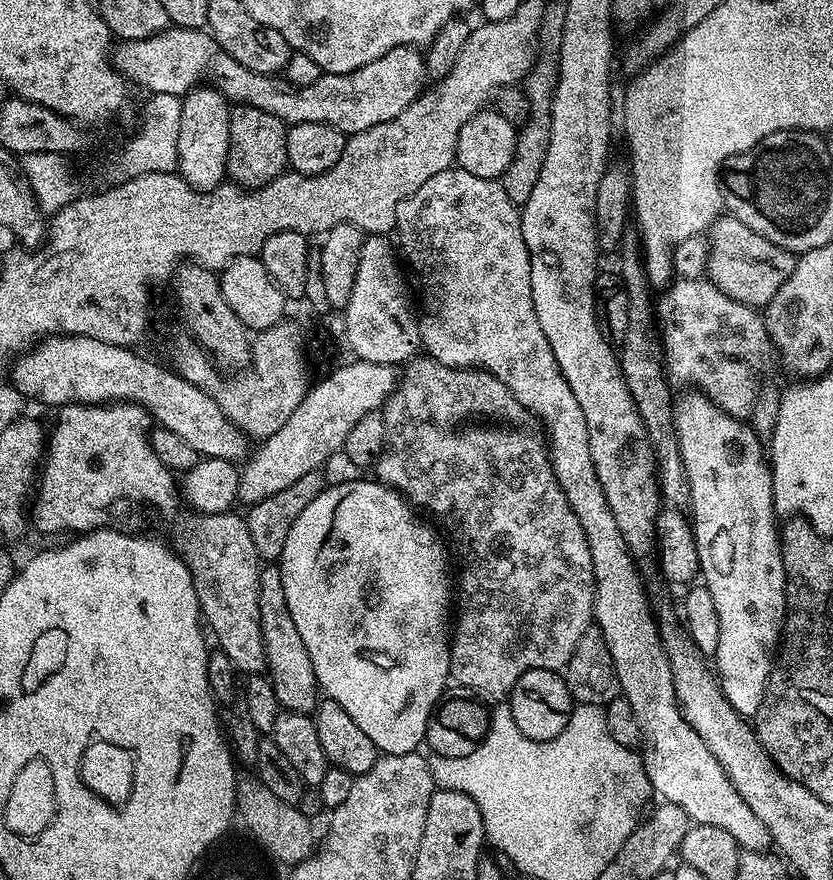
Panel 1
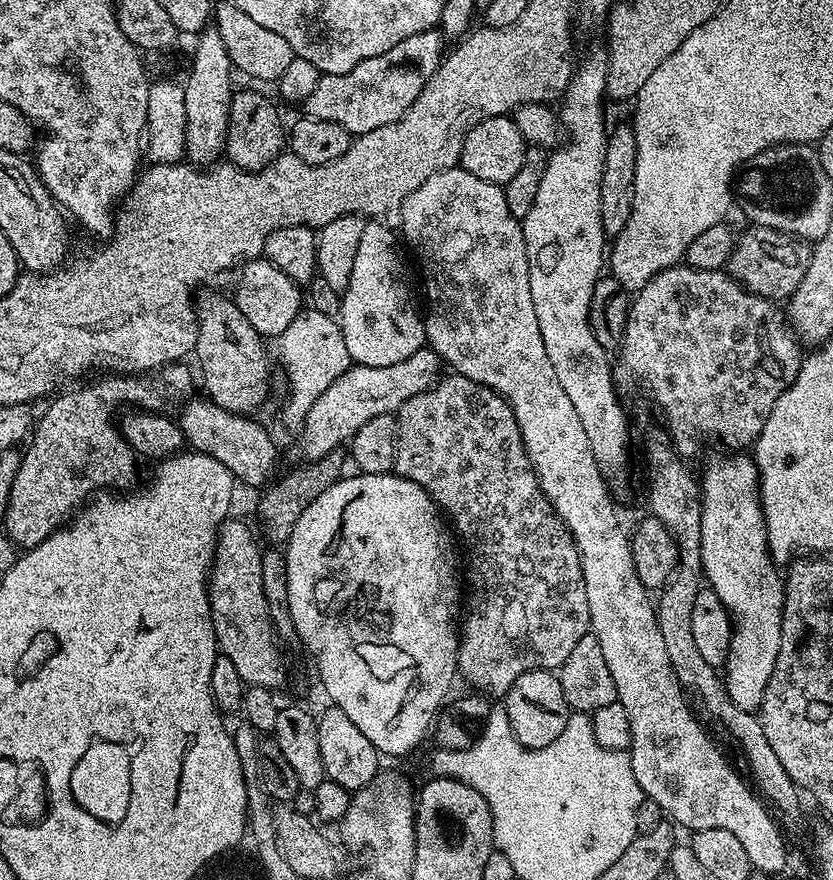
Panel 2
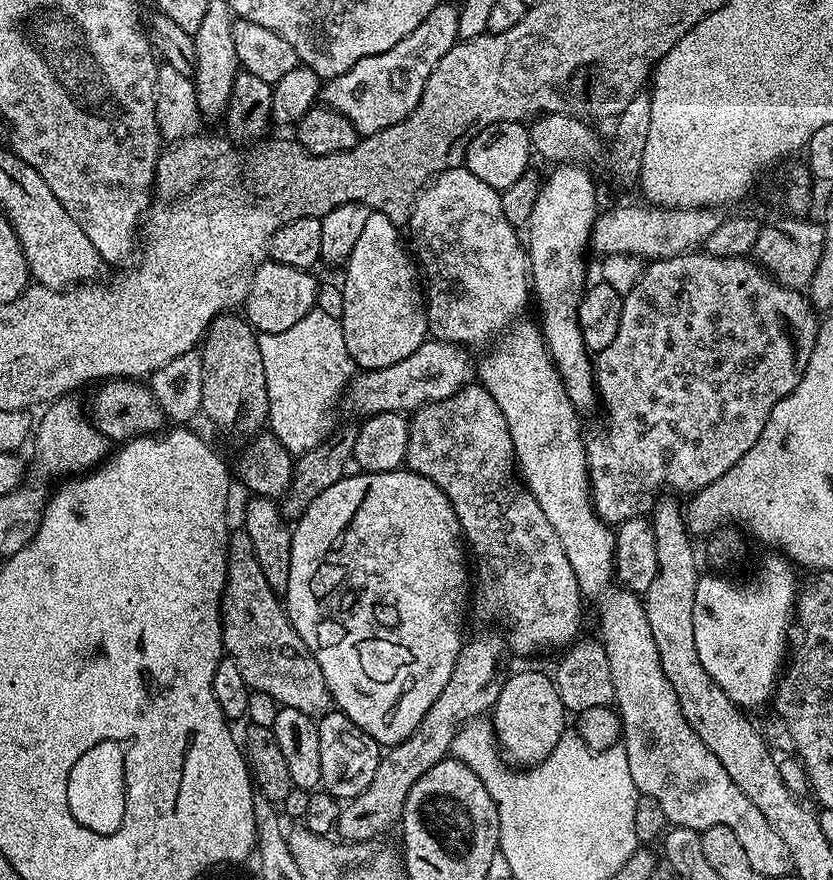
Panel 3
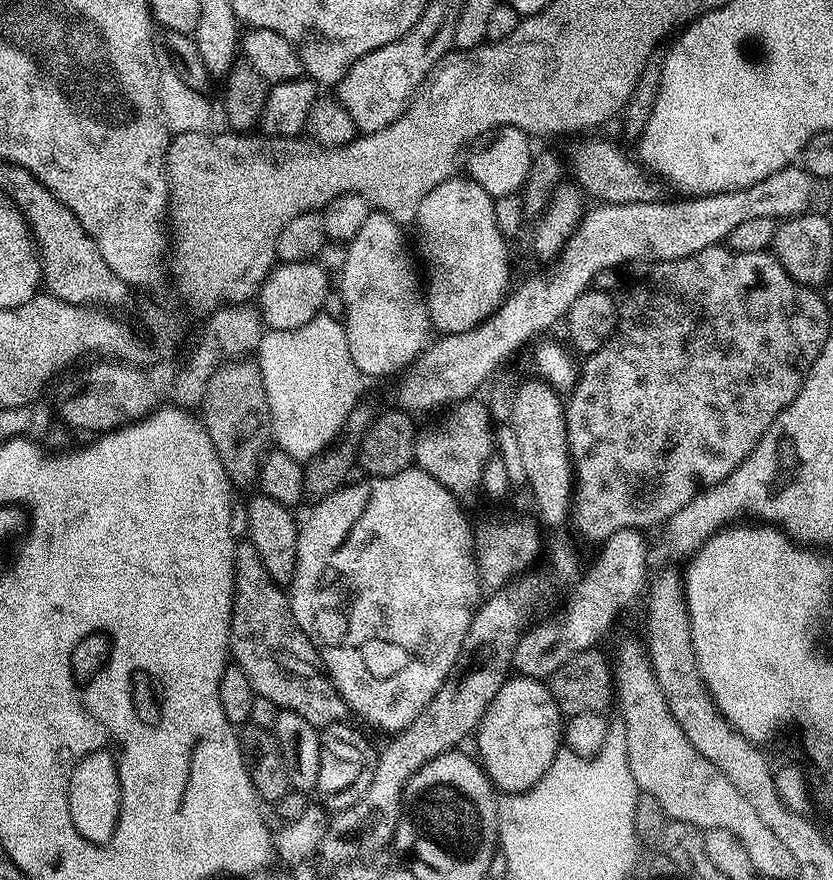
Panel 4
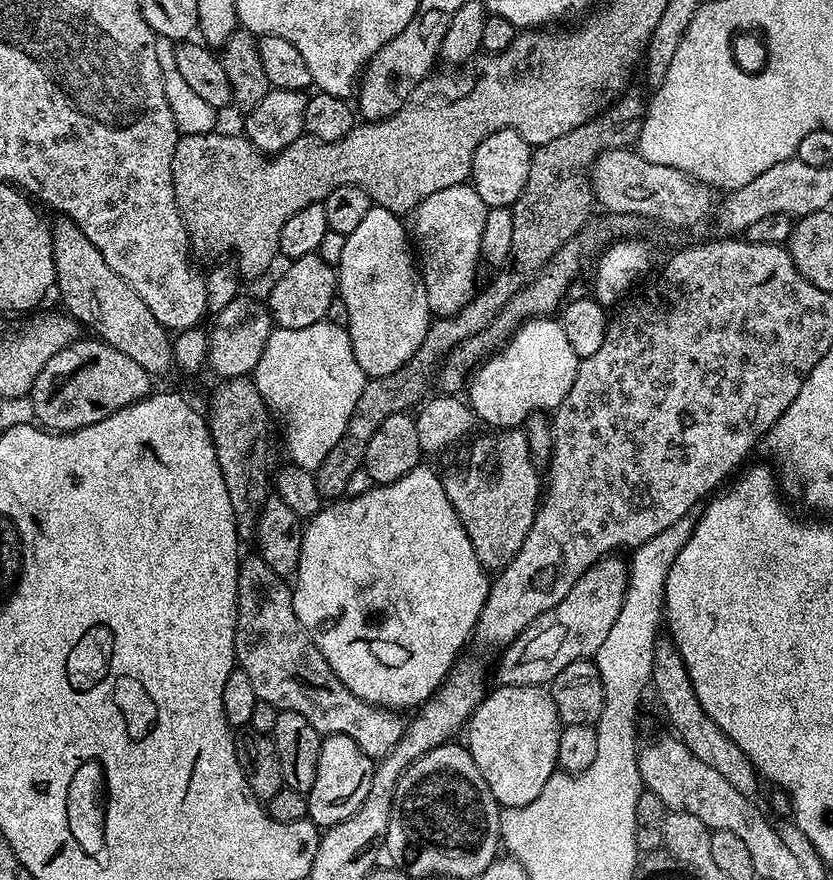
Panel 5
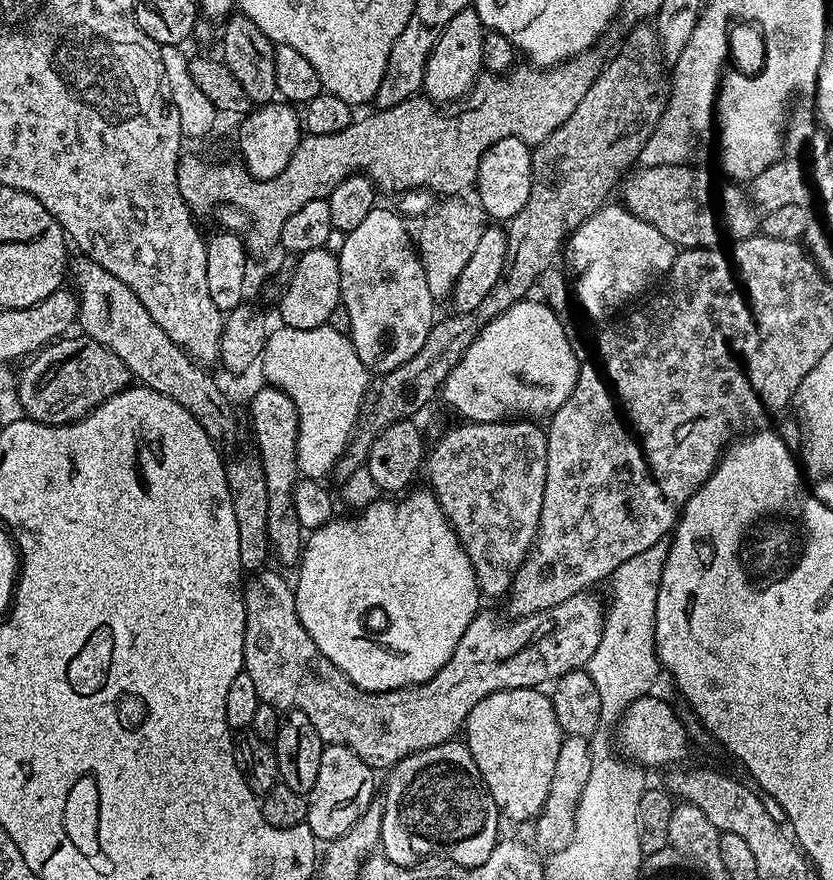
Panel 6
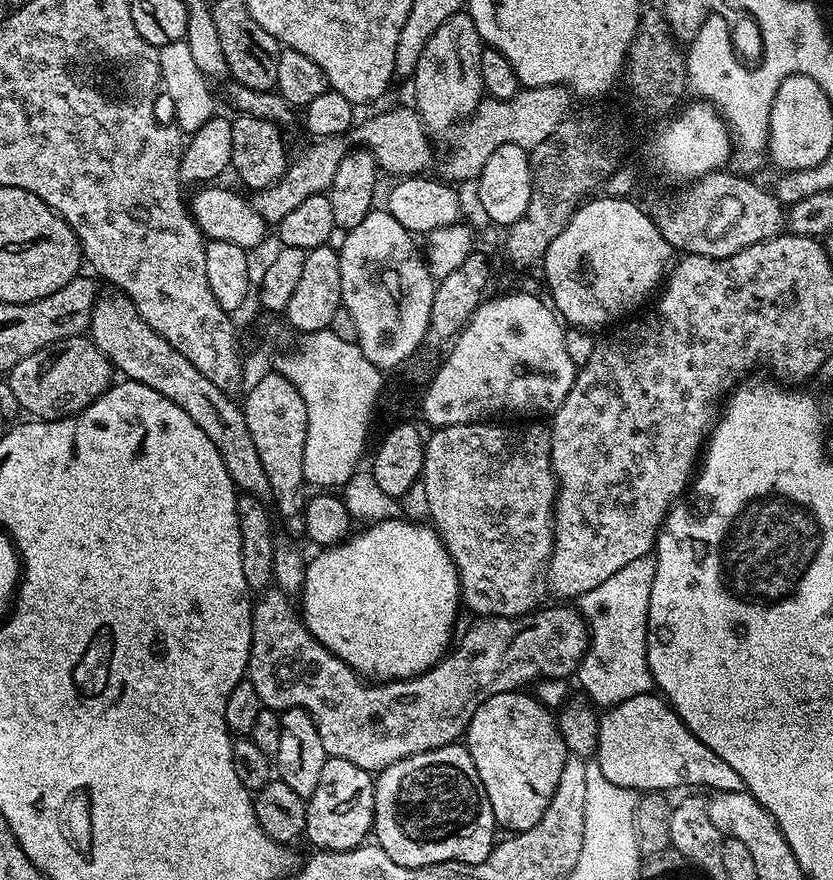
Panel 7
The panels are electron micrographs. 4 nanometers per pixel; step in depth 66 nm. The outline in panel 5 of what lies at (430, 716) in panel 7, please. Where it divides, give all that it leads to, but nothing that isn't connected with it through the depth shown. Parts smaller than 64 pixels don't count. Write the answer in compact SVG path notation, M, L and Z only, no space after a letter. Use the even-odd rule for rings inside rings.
M258 554L245 555L240 561L238 574L238 598L236 599L236 647L234 649L239 671L245 672L254 685L254 694L257 700L270 702L282 712L297 712L318 730L321 737L334 734L346 734L362 746L362 750L372 761L379 762L404 734L405 718L399 711L390 708L380 708L360 700L334 674L334 670L326 662L326 658L318 650L310 634L298 622L298 614L294 614L292 588L289 581L283 576L274 574L270 566ZM619 555L605 556L599 560L578 582L574 590L566 594L558 606L546 610L518 638L514 638L507 648L499 653L500 661L494 664L494 676L503 686L551 685L552 680L570 662L578 662L595 657L596 651L606 642L610 626L618 619L618 610L622 610L624 591L628 588L628 566Z

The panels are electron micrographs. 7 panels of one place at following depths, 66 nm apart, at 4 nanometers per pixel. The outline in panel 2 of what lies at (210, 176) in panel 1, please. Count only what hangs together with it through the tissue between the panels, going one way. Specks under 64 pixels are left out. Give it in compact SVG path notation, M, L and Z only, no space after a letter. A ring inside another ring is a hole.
M209 26L195 37L196 49L192 52L192 65L188 68L188 80L183 81L186 94L186 146L187 159L197 166L212 166L225 155L224 143L230 126L230 102L234 85L234 69L226 45Z

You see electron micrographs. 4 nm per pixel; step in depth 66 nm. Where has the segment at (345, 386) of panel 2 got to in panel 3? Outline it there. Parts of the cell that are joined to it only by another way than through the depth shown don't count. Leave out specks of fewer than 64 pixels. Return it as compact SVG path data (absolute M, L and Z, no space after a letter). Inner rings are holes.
M425 339L414 354L394 362L394 366L364 370L344 389L342 404L354 415L367 418L383 412L411 414L430 402L450 398L474 380L474 360L459 344L447 344L441 340Z

